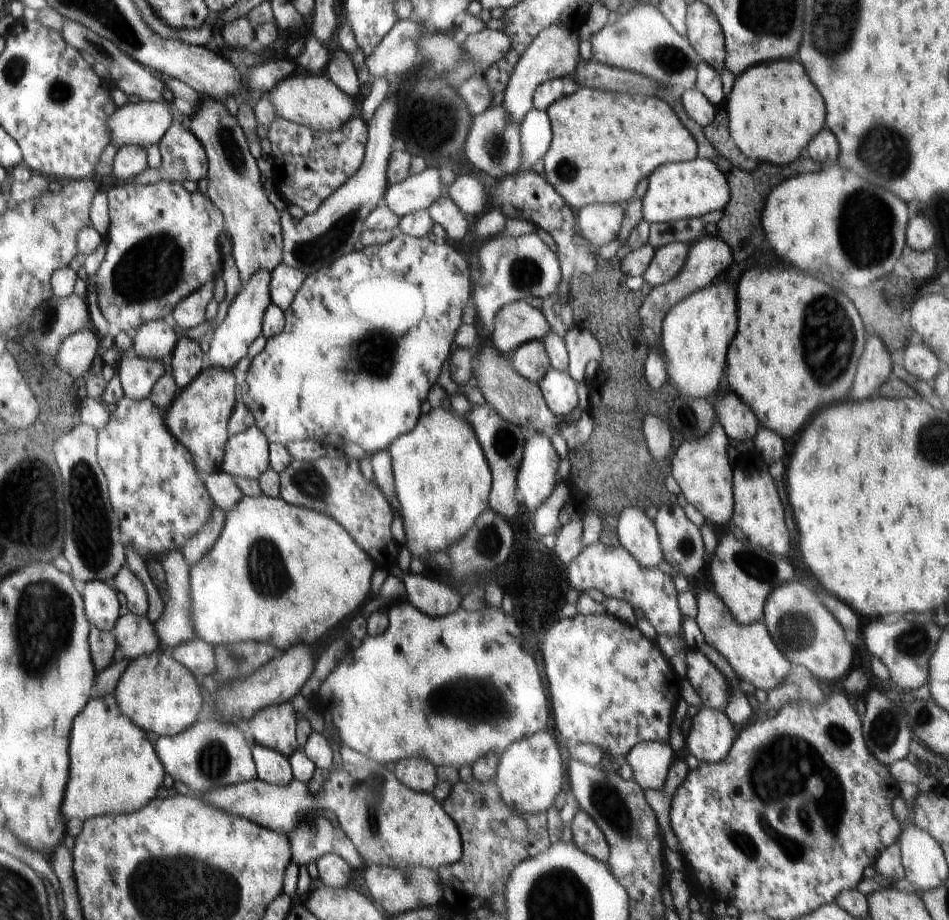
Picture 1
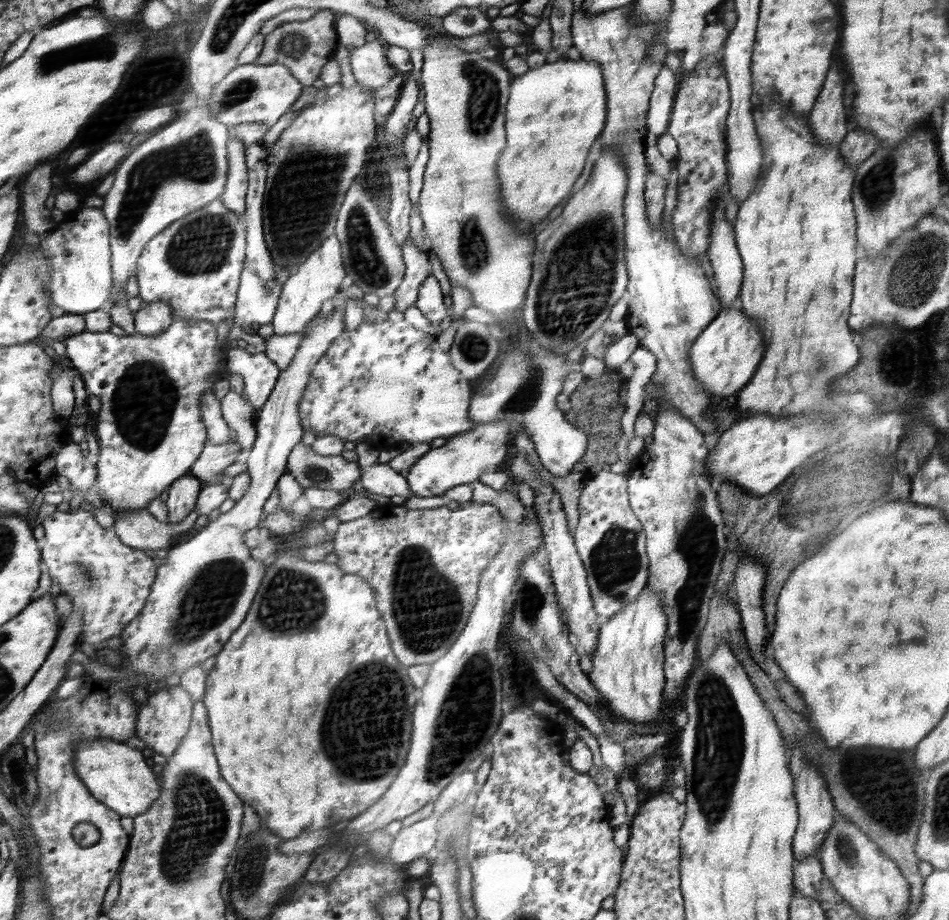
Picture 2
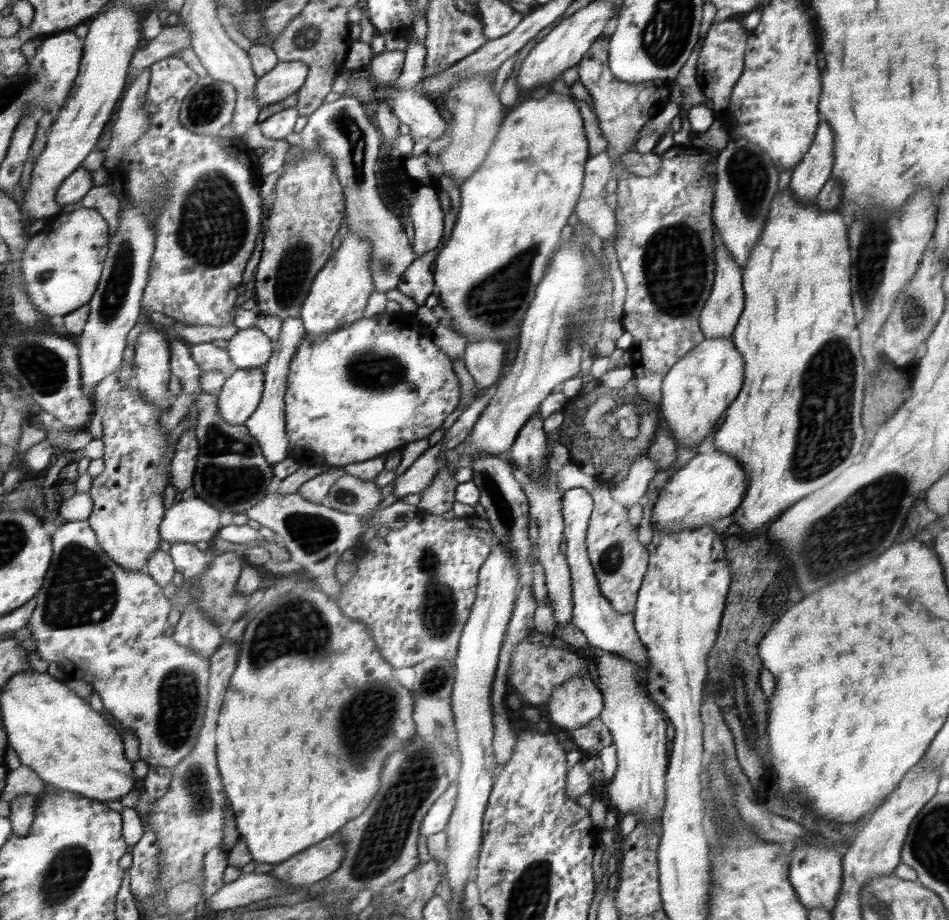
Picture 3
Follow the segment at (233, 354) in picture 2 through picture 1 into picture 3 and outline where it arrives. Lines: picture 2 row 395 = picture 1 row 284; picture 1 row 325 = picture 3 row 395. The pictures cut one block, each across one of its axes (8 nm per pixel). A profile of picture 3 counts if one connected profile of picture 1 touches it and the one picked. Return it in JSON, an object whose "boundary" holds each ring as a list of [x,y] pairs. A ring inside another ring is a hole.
{"boundary":[[[261,367],[236,370],[219,397],[218,409],[225,420],[234,425],[246,425],[246,420],[261,404],[264,386],[265,371]]]}

